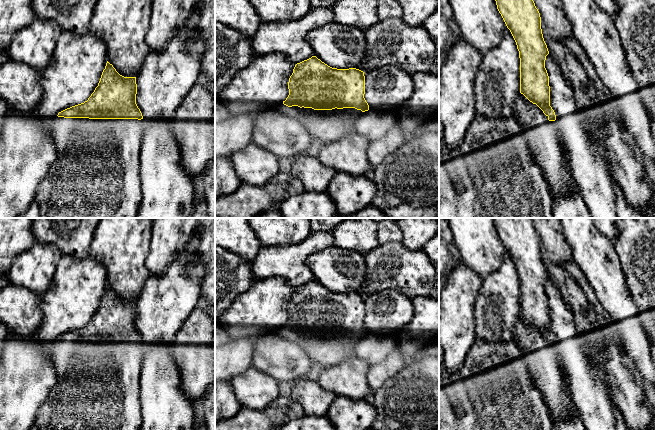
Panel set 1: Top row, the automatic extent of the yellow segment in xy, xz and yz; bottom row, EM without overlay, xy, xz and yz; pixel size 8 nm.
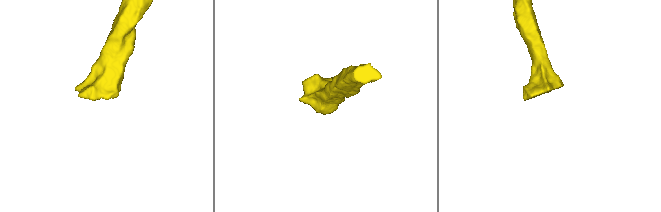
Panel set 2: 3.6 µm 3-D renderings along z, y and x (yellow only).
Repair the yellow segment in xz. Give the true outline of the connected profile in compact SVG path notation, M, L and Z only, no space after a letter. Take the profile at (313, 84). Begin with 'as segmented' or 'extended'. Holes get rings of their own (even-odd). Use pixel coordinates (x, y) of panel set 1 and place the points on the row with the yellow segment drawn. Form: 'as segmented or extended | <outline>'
as segmented | M316 56L295 65L288 89L289 95L283 101L288 107L369 110L364 98L364 72L356 68L332 68Z

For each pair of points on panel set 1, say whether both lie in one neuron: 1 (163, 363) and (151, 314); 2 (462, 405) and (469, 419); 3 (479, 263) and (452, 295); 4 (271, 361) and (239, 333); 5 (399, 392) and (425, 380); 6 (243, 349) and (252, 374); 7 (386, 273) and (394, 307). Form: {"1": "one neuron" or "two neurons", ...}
{"1": "two neurons", "2": "one neuron", "3": "two neurons", "4": "two neurons", "5": "one neuron", "6": "two neurons", "7": "two neurons"}

